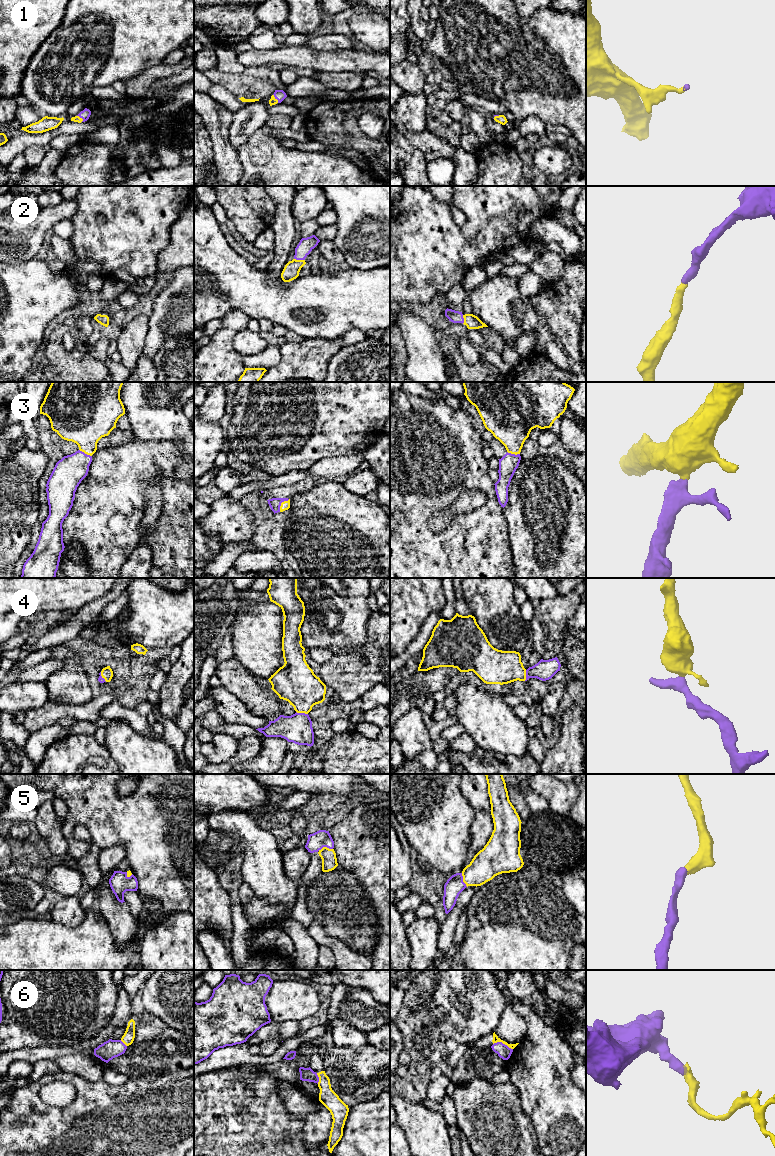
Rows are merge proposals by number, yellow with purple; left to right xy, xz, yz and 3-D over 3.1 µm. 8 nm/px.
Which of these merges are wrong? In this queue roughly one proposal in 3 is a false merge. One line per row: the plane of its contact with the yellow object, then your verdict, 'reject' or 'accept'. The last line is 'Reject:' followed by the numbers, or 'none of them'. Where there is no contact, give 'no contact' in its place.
1: meets yellow in xz; accept
2: meets yellow in xz; accept
3: meets yellow in xz; accept
4: meets yellow in xz; accept
5: meets yellow in xz; accept
6: meets yellow in yz; reject
Reject: 6

